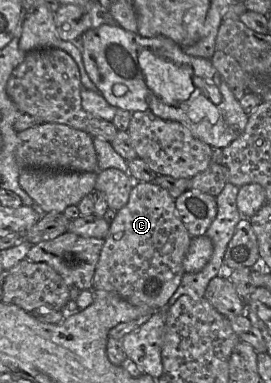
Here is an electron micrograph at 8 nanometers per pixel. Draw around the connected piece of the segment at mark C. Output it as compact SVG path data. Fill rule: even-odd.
M135 182L128 203L115 213L104 239L92 289L116 293L134 306L146 305L153 310L166 309L185 274L183 261L192 238L180 218L175 199L167 190L154 182Z

